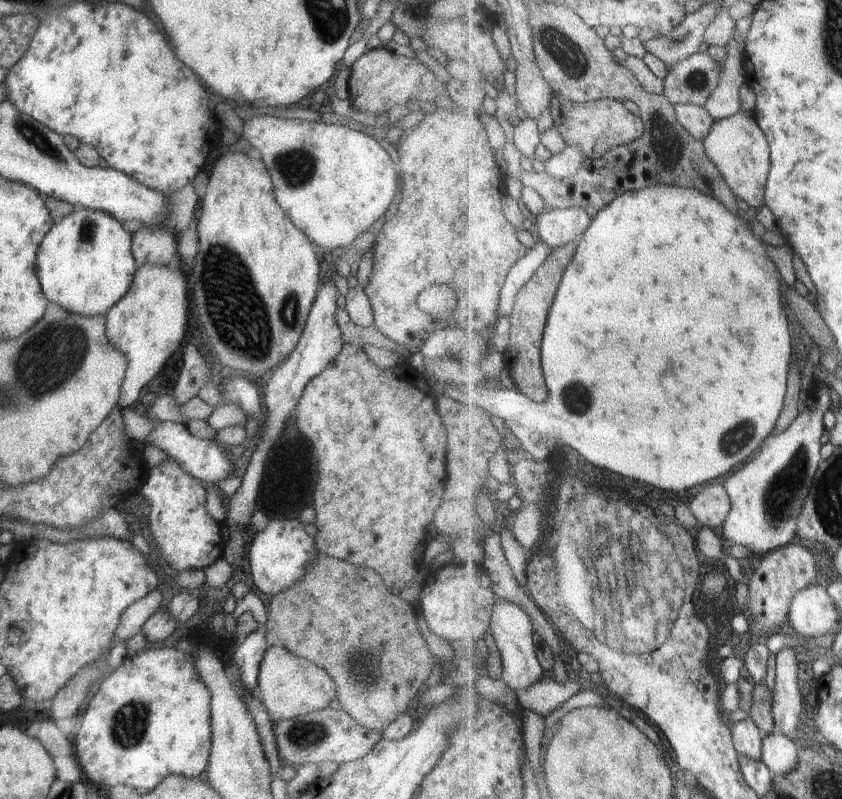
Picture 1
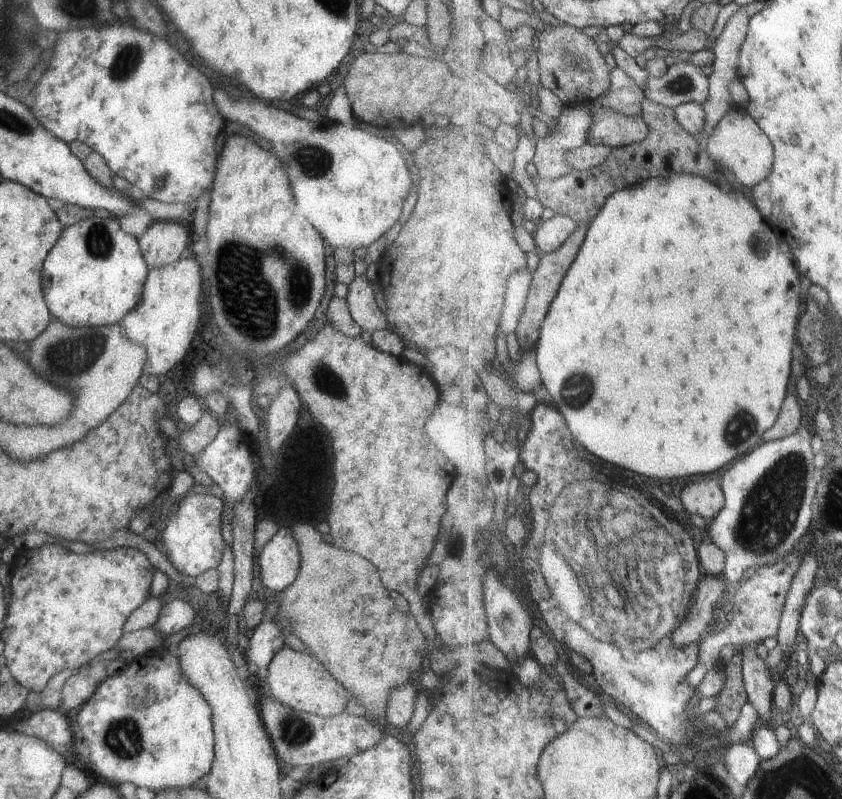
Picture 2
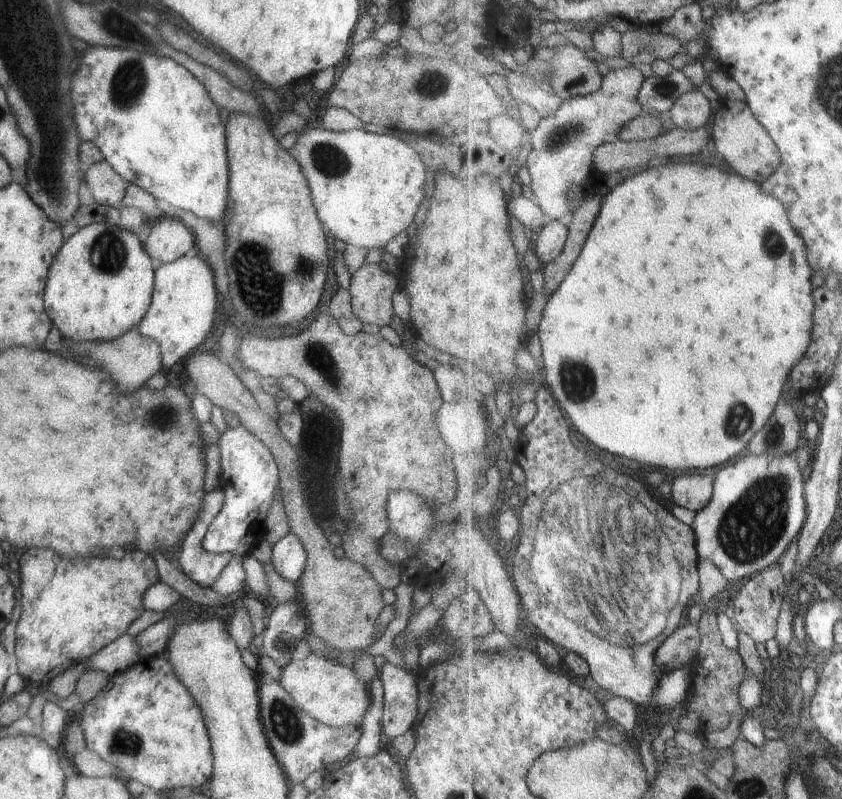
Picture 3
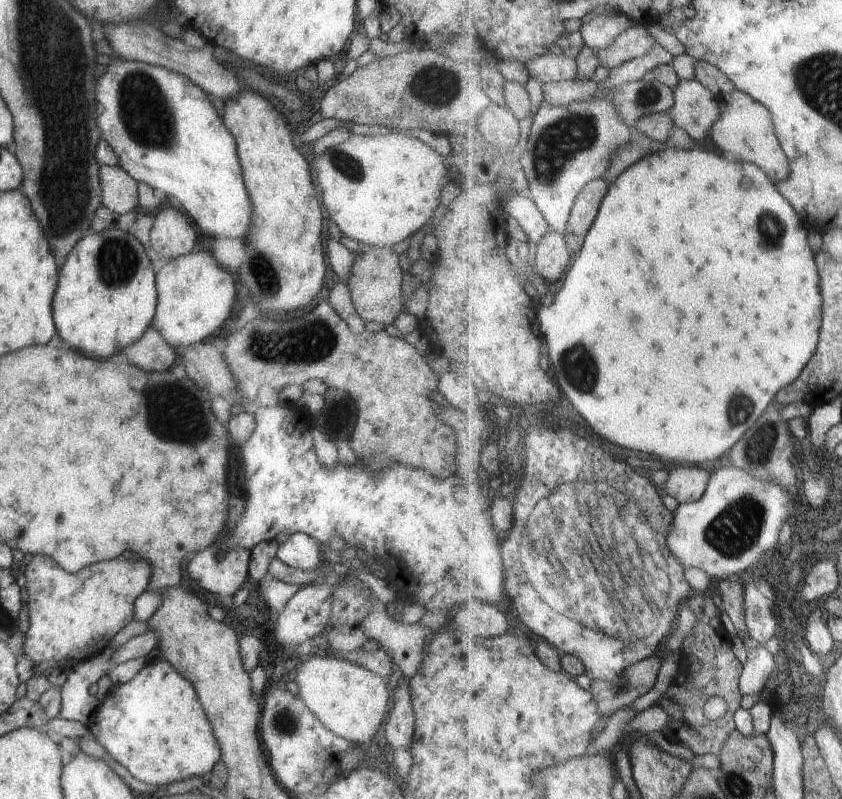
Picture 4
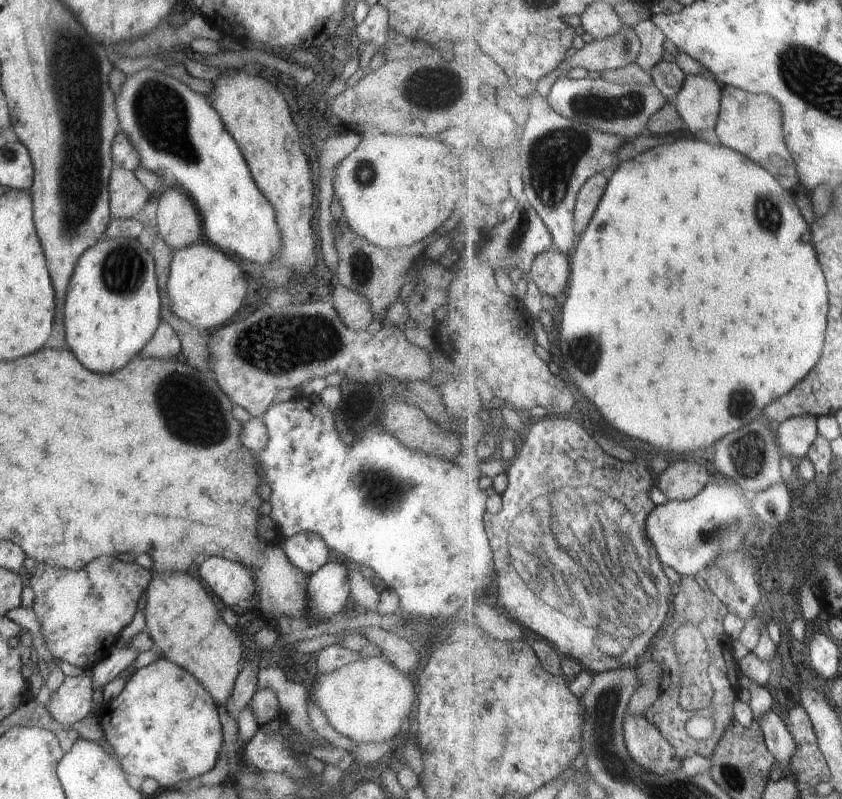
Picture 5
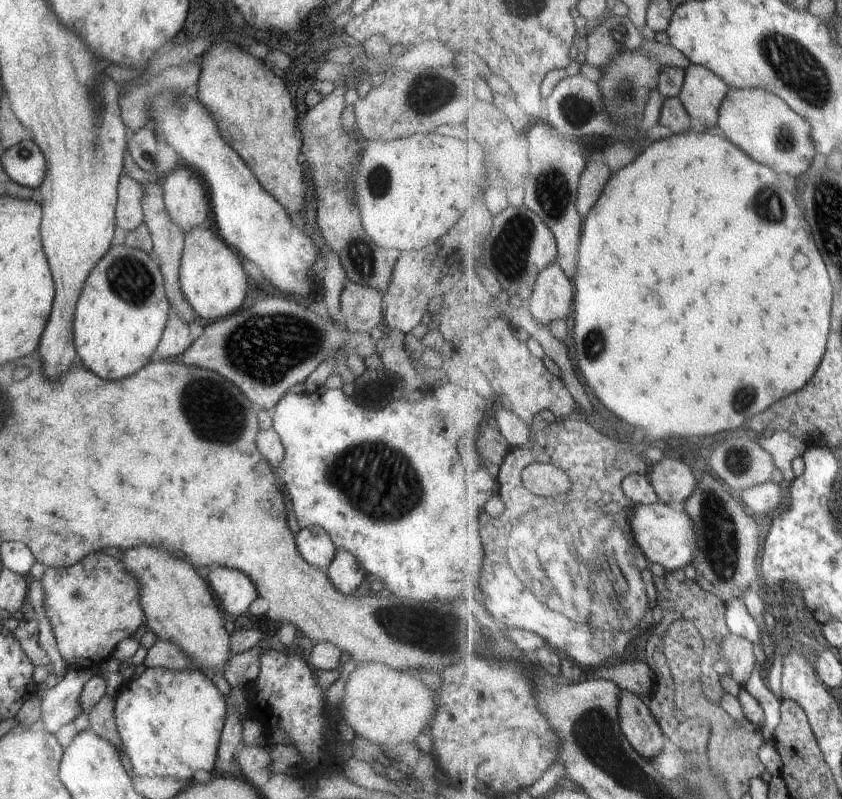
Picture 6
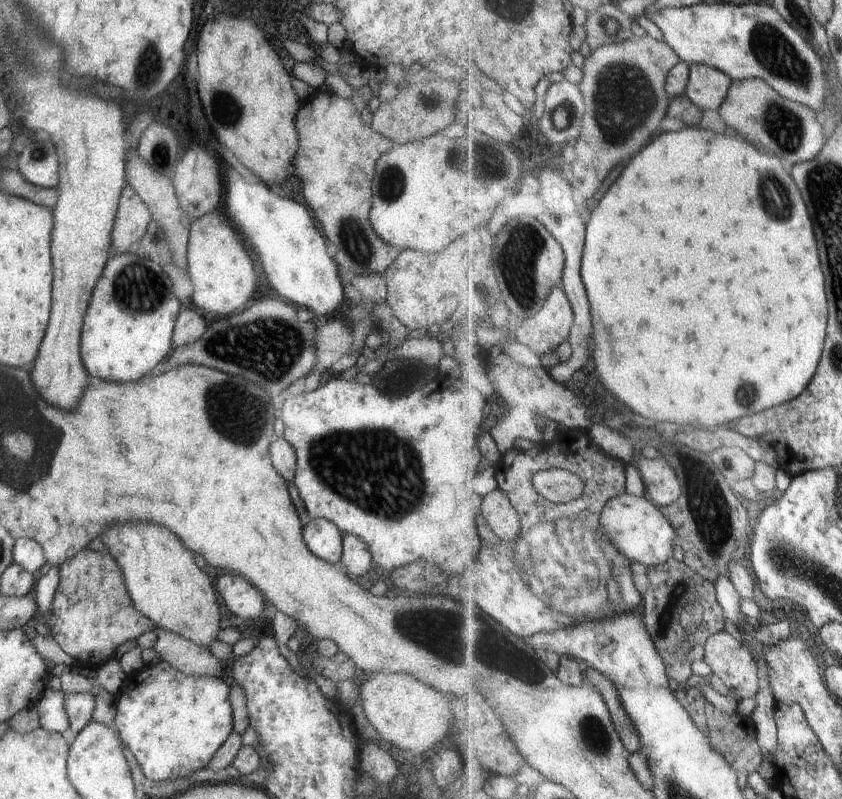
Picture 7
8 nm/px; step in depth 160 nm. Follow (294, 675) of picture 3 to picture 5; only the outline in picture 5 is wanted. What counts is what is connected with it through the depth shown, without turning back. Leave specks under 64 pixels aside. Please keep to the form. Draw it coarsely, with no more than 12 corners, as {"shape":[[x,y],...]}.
{"shape":[[382,655],[317,672],[314,704],[355,743],[398,734],[414,677]]}

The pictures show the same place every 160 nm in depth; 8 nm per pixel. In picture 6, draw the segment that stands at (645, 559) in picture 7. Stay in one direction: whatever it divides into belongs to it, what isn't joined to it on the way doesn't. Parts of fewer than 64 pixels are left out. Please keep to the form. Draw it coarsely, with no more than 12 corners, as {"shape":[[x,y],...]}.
{"shape":[[635,503],[636,543],[665,570],[693,562],[698,542],[683,506]]}

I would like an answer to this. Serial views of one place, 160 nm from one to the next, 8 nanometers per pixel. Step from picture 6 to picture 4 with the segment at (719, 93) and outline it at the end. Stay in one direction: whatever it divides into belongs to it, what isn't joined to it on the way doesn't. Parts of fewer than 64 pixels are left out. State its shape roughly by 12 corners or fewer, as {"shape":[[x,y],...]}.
{"shape":[[695,78],[678,84],[668,113],[693,139],[722,115],[718,96]]}

